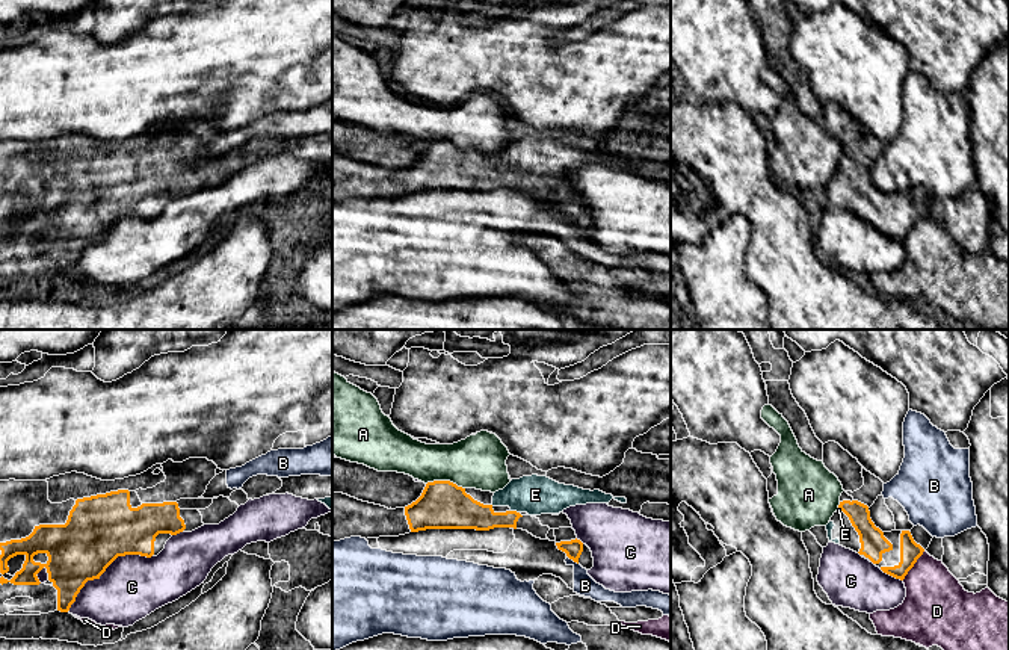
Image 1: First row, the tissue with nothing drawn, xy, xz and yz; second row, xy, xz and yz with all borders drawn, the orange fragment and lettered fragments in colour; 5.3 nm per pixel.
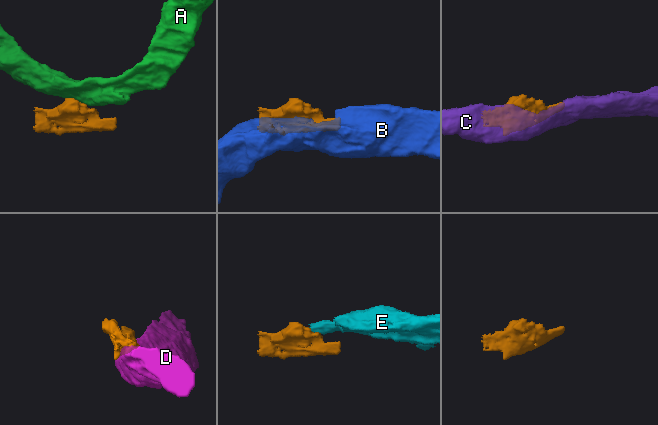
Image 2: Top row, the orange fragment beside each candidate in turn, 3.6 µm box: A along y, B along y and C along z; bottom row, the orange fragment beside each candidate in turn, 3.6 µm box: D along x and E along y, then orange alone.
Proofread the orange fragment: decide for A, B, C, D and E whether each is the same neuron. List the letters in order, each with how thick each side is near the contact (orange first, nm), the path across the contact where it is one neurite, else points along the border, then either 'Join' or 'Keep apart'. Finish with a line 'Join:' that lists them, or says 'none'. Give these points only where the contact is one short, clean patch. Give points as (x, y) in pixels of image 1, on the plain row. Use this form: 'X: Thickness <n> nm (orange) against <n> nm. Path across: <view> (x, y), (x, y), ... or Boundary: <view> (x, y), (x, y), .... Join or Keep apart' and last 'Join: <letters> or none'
A: Thickness 260 nm (orange) against 280 nm. Boundary: xz (426, 144), (452, 142), (464, 150). Keep apart
B: Thickness 90 nm (orange) against 110 nm. Keep apart
C: Thickness 360 nm (orange) against 340 nm. Keep apart
D: Thickness 110 nm (orange) against 340 nm. Keep apart
E: Thickness 160 nm (orange) against 220 nm. Path across: xz (469, 176), (508, 180), (515, 173), (535, 156). Join
Join: E

